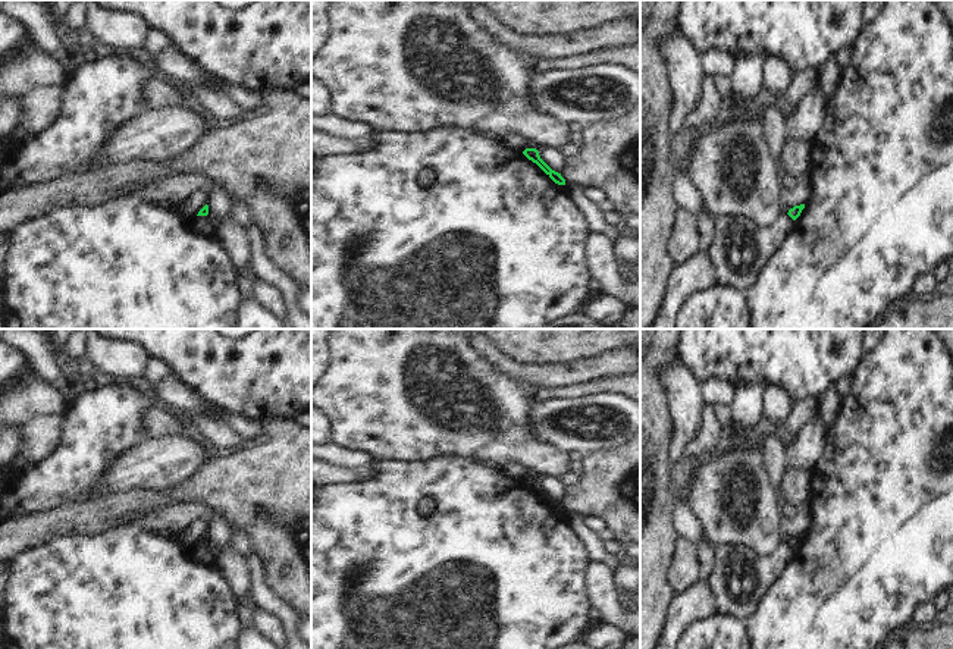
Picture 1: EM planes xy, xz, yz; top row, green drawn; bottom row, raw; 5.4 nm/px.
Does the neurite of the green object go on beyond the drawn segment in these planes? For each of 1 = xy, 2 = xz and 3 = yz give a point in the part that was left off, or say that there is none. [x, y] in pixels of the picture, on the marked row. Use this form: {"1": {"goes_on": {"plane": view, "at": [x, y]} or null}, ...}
{"1": {"goes_on": null}, "2": {"goes_on": null}, "3": {"goes_on": null}}

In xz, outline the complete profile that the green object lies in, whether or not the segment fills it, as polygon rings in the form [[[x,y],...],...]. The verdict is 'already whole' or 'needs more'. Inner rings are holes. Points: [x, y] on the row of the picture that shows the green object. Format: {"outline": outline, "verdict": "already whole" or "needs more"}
{"outline": [[[526,148],[523,154],[536,163],[555,184],[565,185],[565,179],[561,176],[561,173],[552,170],[539,156],[539,151],[536,148]]], "verdict": "already whole"}

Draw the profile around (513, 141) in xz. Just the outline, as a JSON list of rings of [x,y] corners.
[[[504,134],[501,137],[501,141],[504,142],[505,147],[523,153],[527,148],[529,141],[526,141],[523,137],[517,134]]]

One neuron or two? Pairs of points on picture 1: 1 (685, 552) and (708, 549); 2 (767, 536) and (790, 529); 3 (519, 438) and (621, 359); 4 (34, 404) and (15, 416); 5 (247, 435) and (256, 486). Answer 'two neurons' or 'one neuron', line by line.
1: two neurons
2: two neurons
3: two neurons
4: one neuron
5: two neurons

